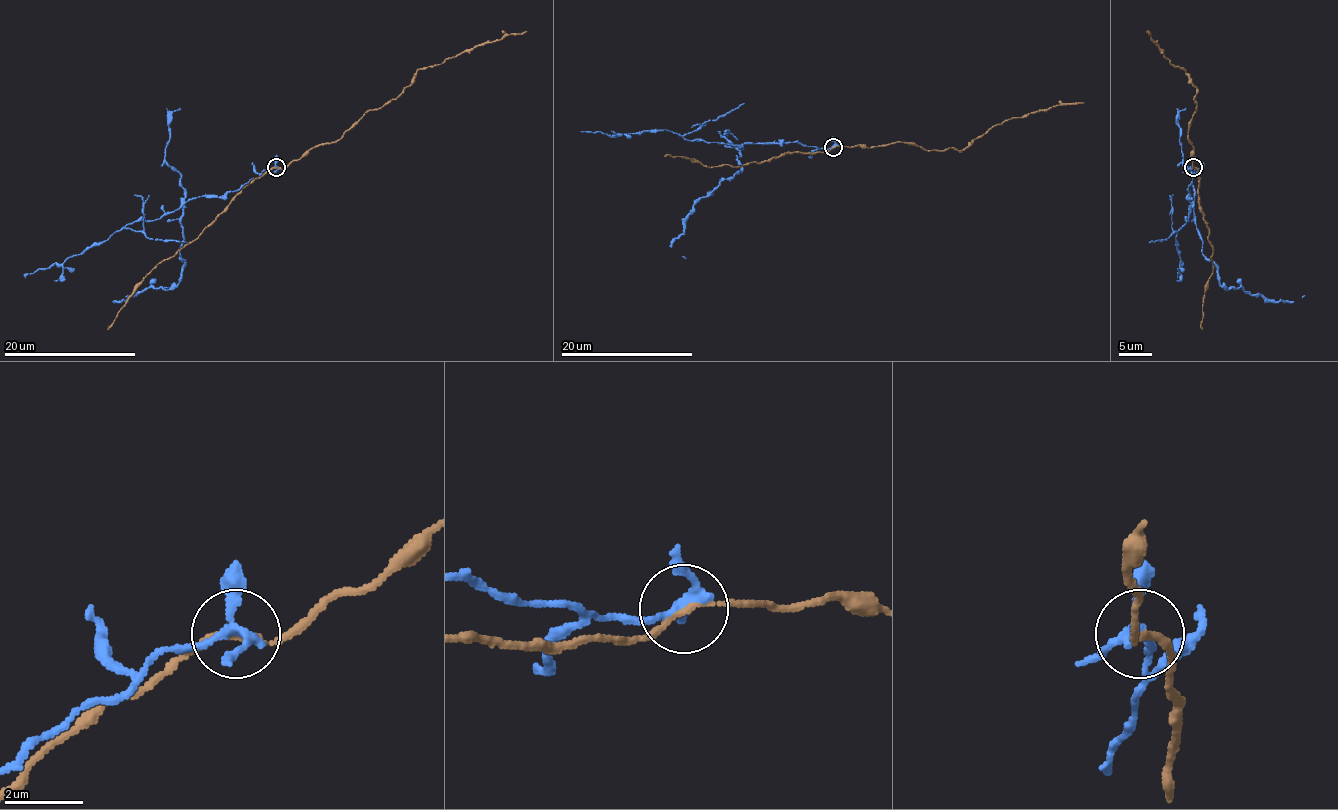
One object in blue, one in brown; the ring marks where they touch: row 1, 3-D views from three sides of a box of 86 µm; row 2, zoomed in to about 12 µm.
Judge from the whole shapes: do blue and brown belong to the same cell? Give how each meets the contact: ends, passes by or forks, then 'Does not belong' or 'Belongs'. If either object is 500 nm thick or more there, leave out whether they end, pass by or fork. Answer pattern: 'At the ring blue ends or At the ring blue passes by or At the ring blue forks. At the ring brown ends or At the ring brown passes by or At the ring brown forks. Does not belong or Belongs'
At the ring blue forks. At the ring brown passes by. Does not belong

